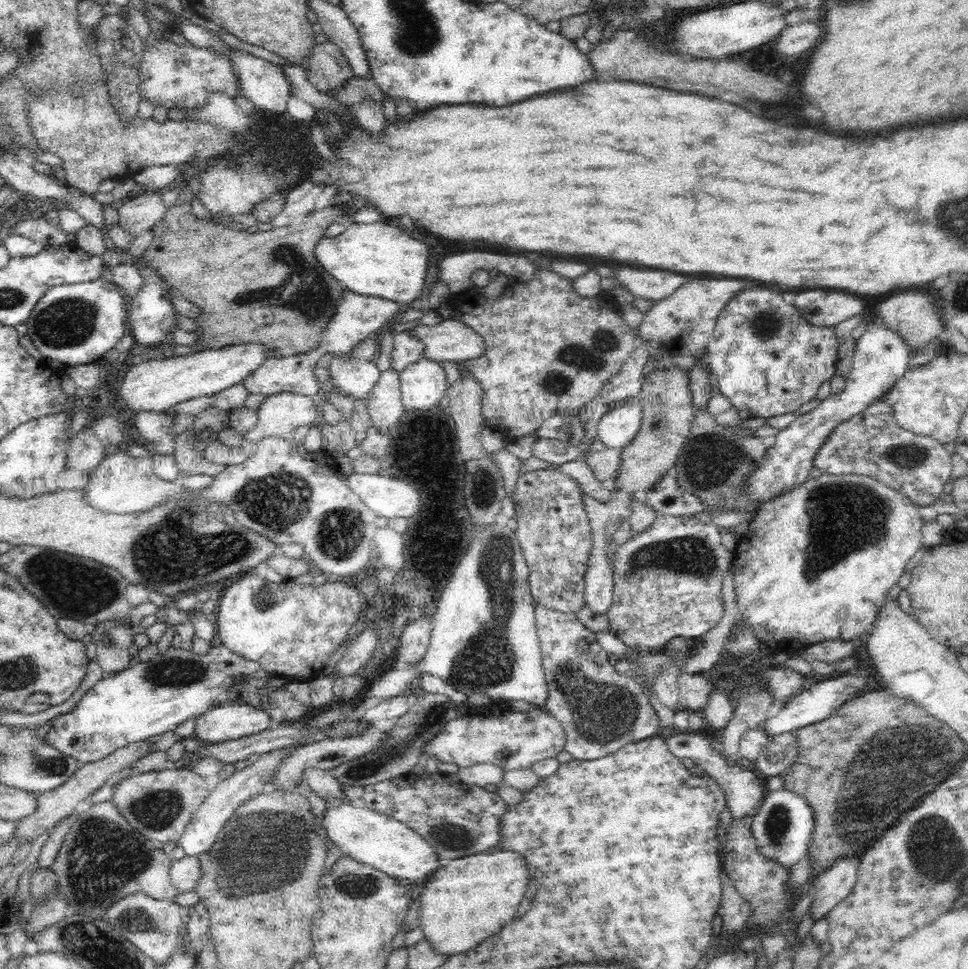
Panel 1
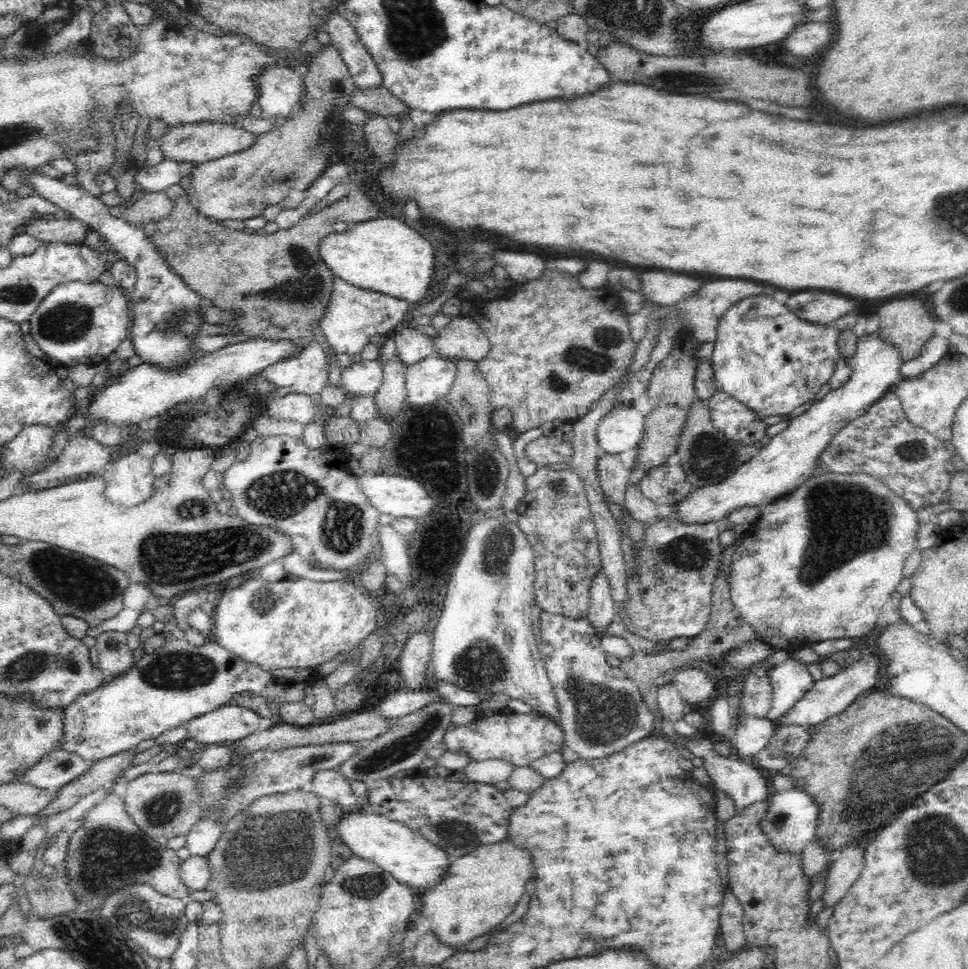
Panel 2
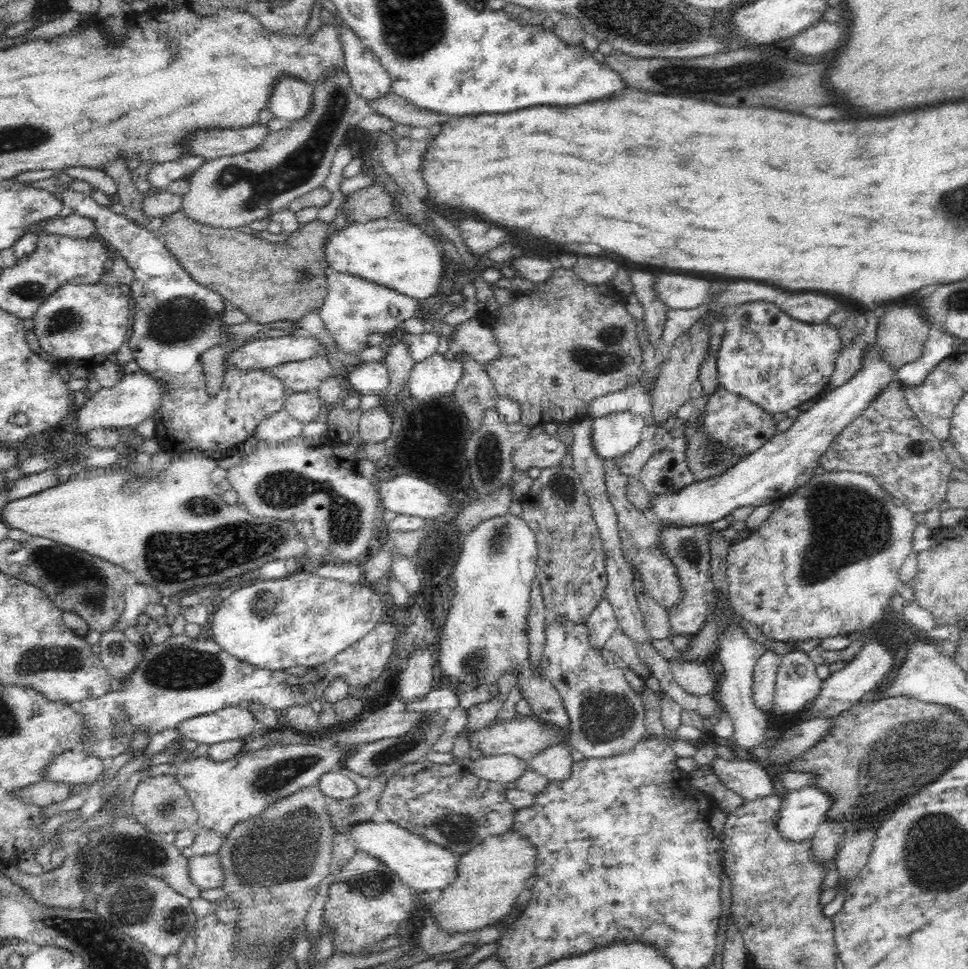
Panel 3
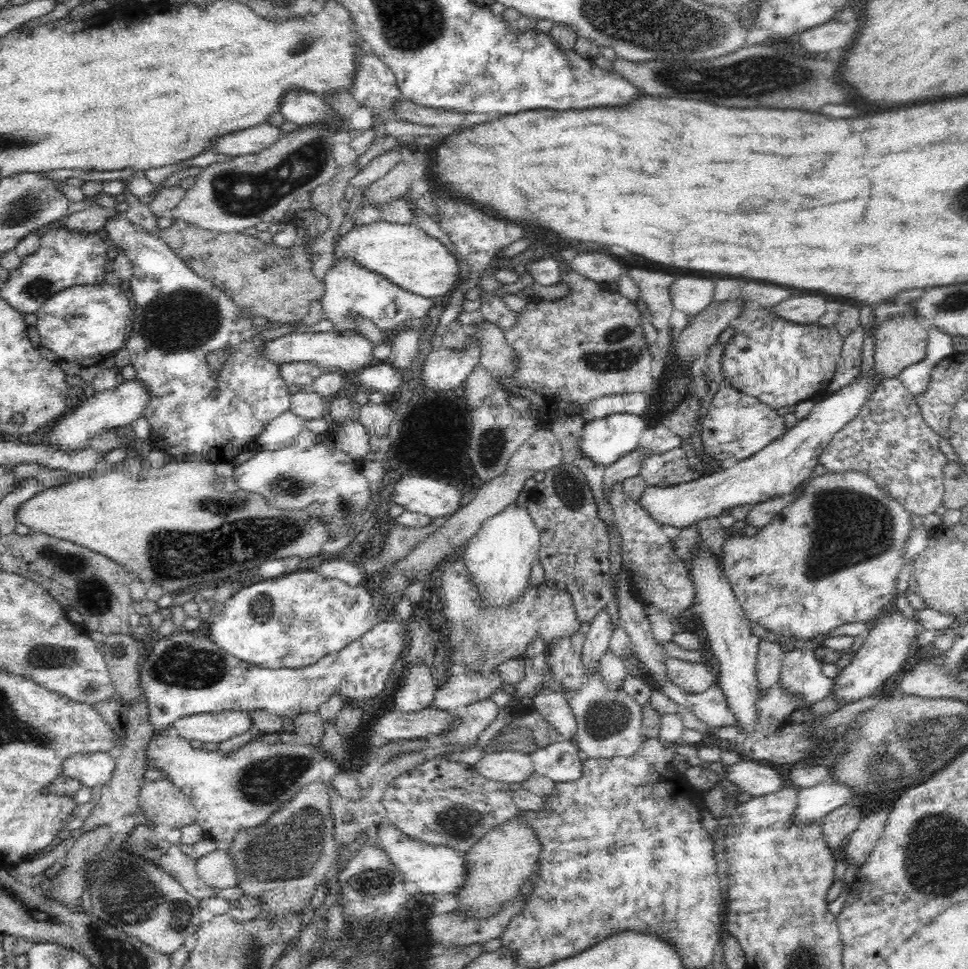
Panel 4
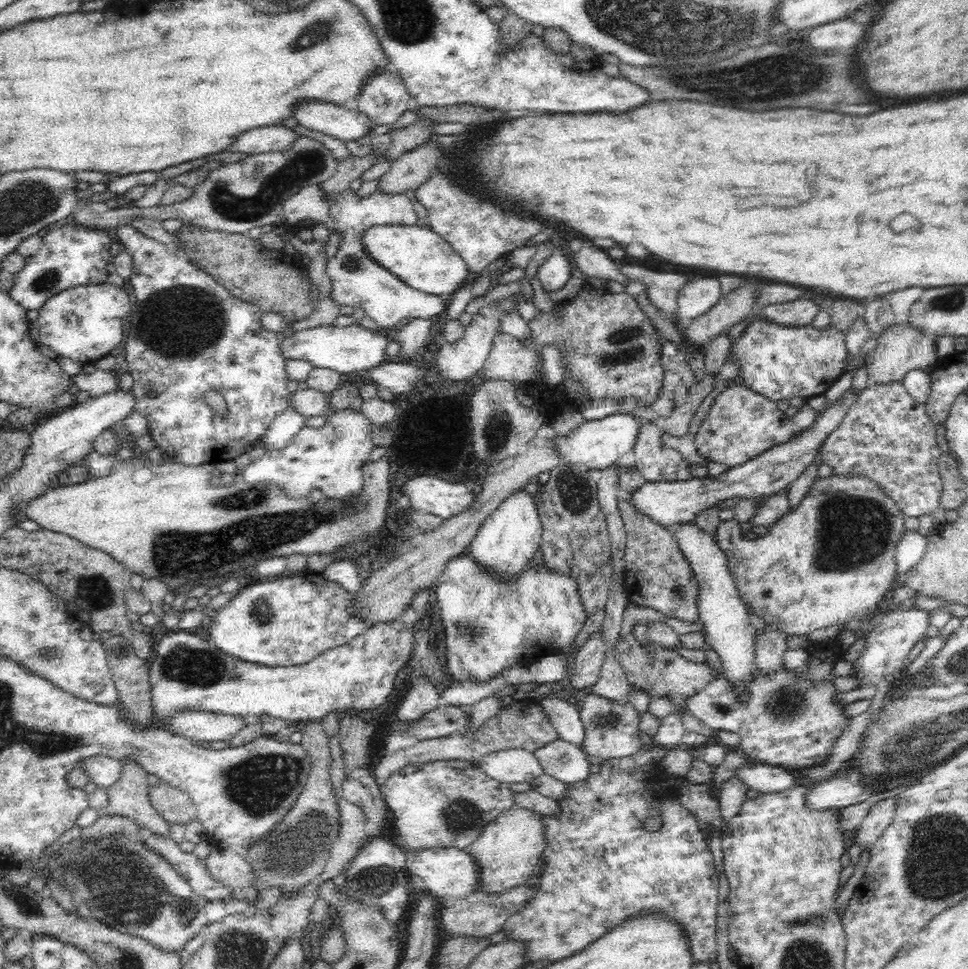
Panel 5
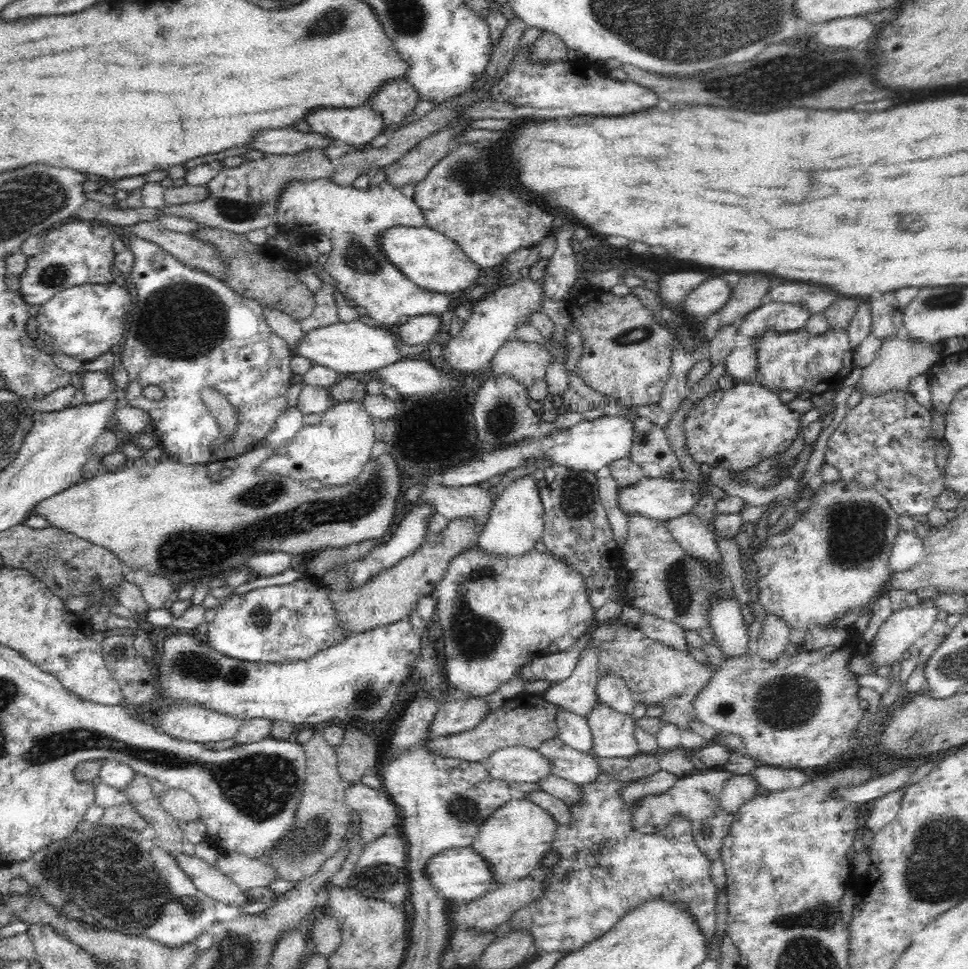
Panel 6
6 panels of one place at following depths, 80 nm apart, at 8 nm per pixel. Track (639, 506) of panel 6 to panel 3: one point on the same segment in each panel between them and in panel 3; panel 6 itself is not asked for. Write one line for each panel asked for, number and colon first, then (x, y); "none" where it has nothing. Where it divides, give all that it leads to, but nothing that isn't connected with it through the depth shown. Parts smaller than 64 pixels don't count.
3: (782, 465)
4: (785, 464)
5: (666, 503)

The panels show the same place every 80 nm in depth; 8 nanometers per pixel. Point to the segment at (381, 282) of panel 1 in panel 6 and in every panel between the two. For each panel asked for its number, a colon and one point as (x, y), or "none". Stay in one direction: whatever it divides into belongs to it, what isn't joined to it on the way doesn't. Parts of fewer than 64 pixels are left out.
2: (386, 256)
3: (399, 256)
4: (406, 255)
5: (416, 255)
6: (429, 259)

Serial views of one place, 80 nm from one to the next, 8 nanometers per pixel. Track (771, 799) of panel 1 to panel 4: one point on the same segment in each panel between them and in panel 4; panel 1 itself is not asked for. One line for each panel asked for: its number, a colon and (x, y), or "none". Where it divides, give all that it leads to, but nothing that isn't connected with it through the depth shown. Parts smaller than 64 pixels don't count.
2: (789, 823)
3: (802, 811)
4: (813, 804)

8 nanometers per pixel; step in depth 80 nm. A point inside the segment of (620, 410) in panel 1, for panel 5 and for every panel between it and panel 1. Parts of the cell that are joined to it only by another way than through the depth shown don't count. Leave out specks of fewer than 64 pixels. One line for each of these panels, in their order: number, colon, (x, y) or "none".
2: (621, 429)
3: (614, 435)
4: (606, 440)
5: (595, 445)

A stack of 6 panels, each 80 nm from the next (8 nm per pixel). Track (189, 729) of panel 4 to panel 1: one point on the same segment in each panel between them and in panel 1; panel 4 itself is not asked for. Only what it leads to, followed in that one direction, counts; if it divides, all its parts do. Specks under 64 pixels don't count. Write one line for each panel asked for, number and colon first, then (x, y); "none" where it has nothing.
1: (229, 720)
2: (228, 723)
3: (229, 723)

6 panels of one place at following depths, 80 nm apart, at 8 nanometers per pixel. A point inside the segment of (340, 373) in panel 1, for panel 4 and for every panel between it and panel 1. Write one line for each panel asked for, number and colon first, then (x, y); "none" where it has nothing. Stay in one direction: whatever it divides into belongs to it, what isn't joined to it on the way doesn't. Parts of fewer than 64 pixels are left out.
2: (361, 378)
3: (368, 377)
4: (382, 377)

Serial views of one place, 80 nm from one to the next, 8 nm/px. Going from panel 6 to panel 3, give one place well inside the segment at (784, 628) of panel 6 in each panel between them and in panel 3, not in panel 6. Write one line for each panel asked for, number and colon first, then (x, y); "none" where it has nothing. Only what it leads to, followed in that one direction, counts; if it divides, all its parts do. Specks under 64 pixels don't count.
3: (765, 671)
4: (770, 655)
5: (771, 645)

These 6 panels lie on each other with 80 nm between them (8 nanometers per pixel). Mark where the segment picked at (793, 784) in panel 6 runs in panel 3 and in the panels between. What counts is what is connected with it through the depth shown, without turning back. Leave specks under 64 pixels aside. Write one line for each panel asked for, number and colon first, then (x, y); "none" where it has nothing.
3: (749, 779)
4: (755, 778)
5: (766, 779)

